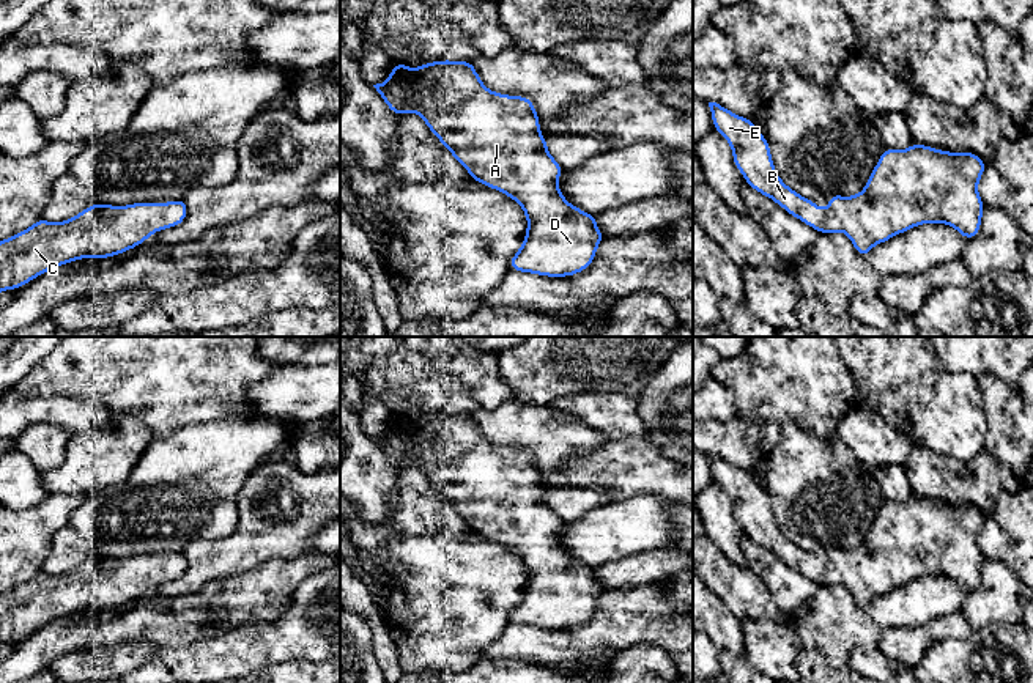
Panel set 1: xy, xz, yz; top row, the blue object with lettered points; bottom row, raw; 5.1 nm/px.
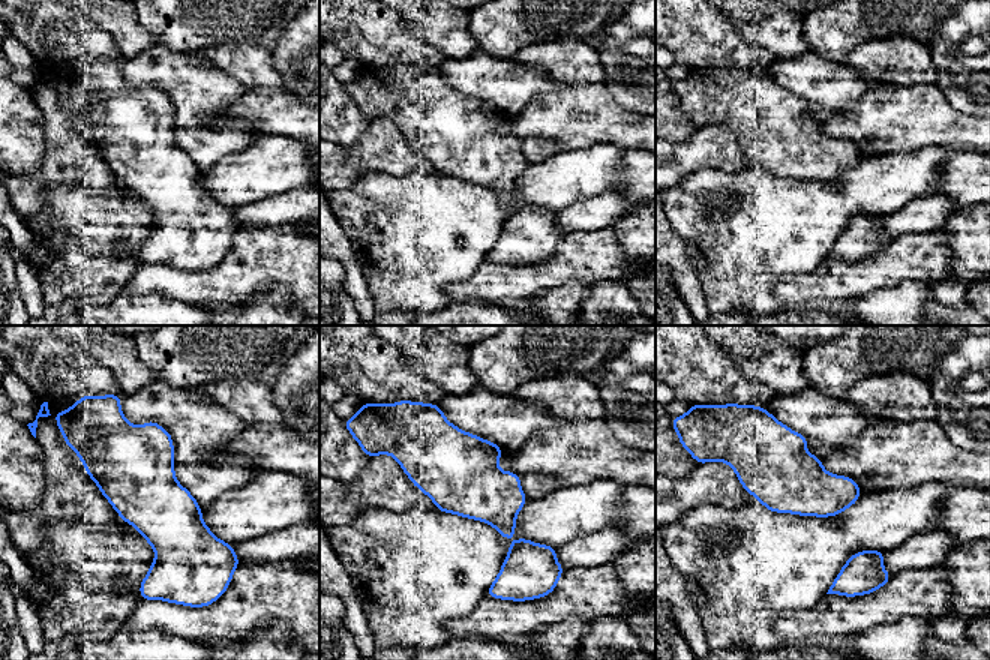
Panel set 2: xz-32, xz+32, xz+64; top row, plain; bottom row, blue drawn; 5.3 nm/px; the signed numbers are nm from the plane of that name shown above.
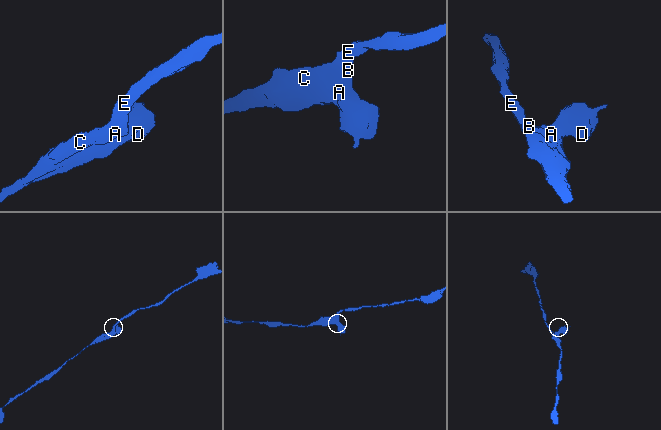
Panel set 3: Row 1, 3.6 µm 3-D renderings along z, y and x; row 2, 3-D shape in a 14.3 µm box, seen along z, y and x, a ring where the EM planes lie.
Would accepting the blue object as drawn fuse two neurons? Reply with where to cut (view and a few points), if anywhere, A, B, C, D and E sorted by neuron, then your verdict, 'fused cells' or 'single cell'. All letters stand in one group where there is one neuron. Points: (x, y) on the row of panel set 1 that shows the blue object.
no cut; A B C D E; single cell

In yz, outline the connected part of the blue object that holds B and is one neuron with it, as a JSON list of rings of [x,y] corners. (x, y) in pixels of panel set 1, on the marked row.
[[[709,102],[709,107],[713,129],[731,145],[734,164],[746,184],[775,200],[778,206],[817,233],[846,233],[861,257],[868,257],[876,244],[923,223],[951,225],[968,241],[981,230],[981,214],[986,206],[978,194],[978,181],[987,162],[970,151],[950,153],[916,143],[904,151],[885,148],[860,194],[853,197],[833,194],[828,197],[830,208],[820,209],[813,200],[802,197],[781,181],[773,165],[768,142],[750,118],[739,116],[716,102]]]

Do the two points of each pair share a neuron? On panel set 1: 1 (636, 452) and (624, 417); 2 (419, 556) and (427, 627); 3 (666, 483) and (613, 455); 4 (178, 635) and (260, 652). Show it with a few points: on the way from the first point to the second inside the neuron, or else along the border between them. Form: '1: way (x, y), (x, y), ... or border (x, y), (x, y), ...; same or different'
1: border (644, 436), (611, 439); different
2: way (424, 573), (427, 578), (427, 609); same
3: way (654, 474), (625, 465); same
4: border (238, 625), (186, 646), (167, 647); different

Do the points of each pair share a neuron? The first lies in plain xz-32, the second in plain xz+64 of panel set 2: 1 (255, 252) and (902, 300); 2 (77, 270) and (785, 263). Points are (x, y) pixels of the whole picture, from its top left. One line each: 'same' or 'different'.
1: different
2: same

